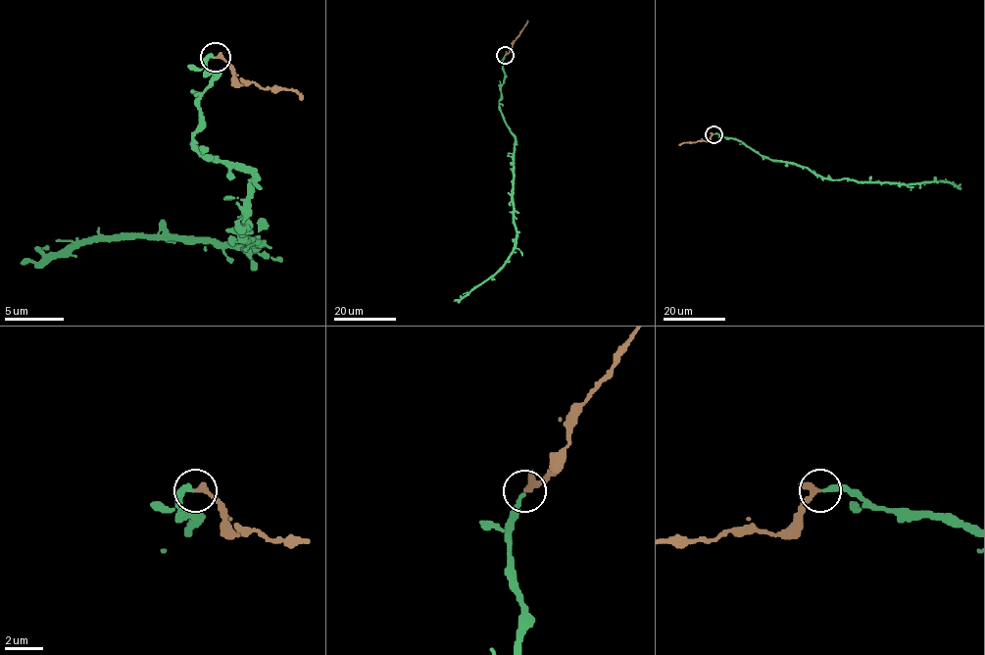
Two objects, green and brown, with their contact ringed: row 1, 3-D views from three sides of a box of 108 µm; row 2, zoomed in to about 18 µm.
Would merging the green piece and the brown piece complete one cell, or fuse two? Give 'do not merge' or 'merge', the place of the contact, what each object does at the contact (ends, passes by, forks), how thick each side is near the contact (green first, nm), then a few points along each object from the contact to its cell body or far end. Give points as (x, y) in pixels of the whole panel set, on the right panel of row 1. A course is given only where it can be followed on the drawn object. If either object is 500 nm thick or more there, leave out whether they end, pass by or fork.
merge | (714, 134) | green ends | brown ends | 280/360 nm | green via (714, 133), (736, 138), (771, 160), (806, 167), (833, 179), (907, 184), (947, 181), (960, 188) | brown via (714, 133), (708, 140), (678, 144)

